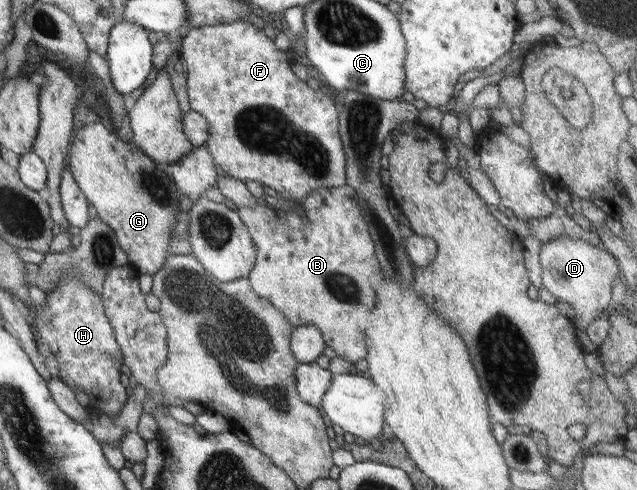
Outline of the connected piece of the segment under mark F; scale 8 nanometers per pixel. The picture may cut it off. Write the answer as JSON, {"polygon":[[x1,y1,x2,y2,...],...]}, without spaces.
{"polygon":[[236,20,229,24,200,25,200,27,194,27,184,33,182,42,180,42,179,55,185,65,184,73,187,74,186,93,190,110,199,113,208,123,208,139,204,146,212,156,219,171,224,171,226,175,242,182,245,179,250,179,250,181,259,183,262,186,266,185,266,187,274,189,279,197,289,201,304,200,308,194,316,190,345,184,345,159,337,131,338,115,336,107,334,107,334,101,330,101,330,97,326,97,320,91,314,91,314,88,306,84,306,81,294,76,294,73,290,70,292,61,288,61,285,52,278,50,263,30,244,20]]}

